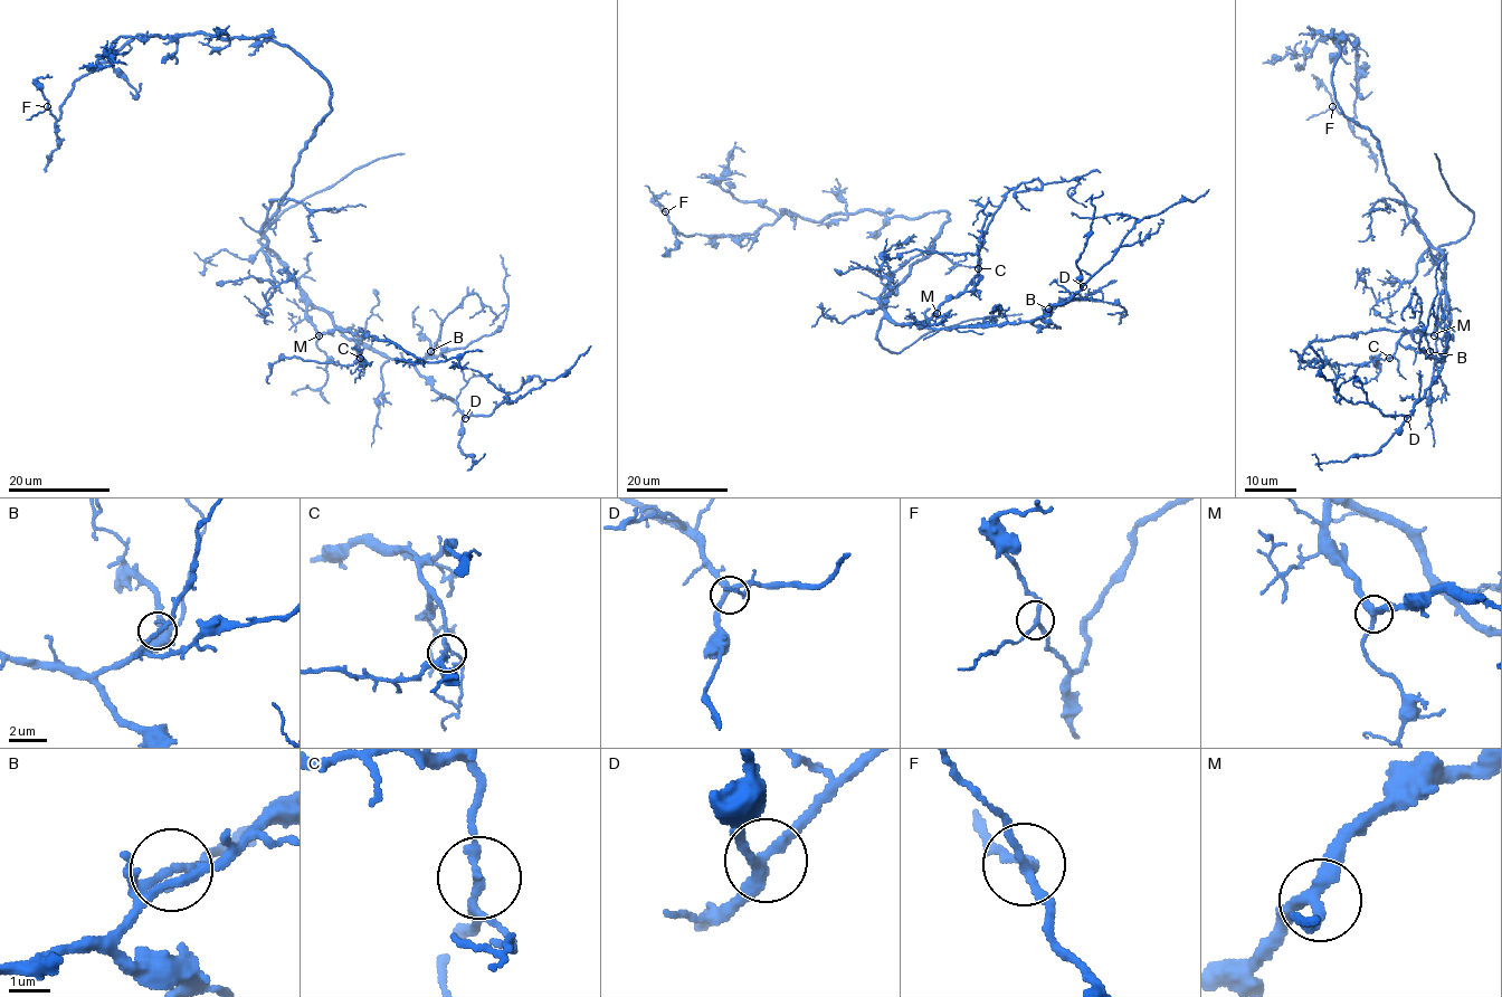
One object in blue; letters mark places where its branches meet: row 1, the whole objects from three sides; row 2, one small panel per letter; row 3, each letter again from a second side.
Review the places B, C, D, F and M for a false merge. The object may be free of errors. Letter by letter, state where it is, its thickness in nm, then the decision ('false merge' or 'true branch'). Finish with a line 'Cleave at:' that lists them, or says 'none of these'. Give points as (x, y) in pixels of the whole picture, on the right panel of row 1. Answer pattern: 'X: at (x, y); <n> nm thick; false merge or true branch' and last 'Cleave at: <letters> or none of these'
B: at (1429, 351); 170 nm thick; true branch
C: at (1389, 358); 170 nm thick; true branch
D: at (1407, 418); 280 nm thick; true branch
F: at (1332, 106); 190 nm thick; true branch
M: at (1434, 335); 280 nm thick; true branch
Cleave at: none of these

